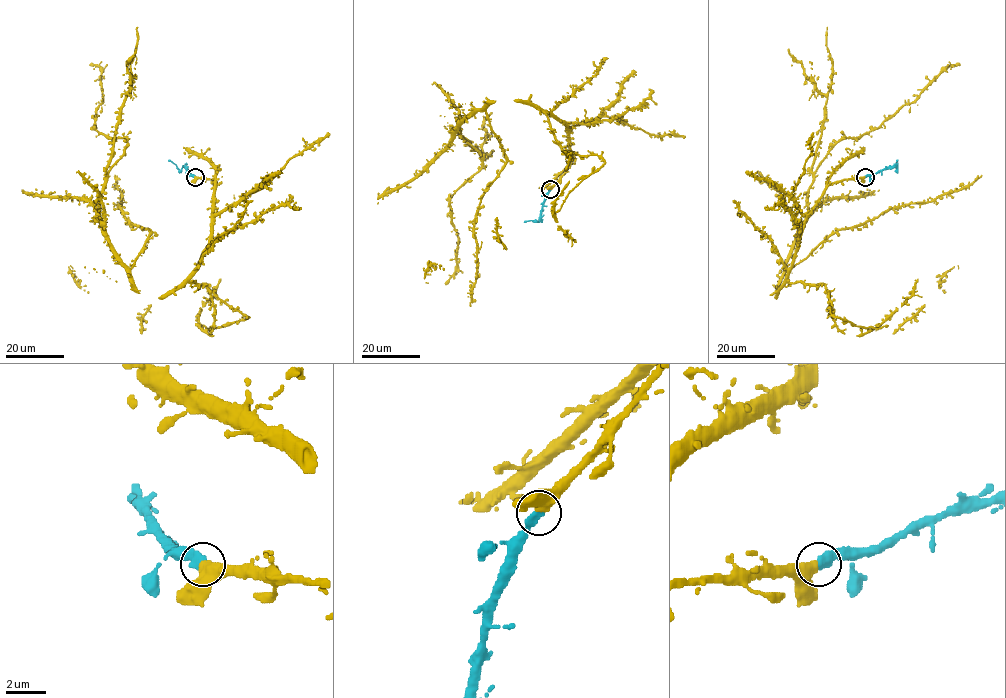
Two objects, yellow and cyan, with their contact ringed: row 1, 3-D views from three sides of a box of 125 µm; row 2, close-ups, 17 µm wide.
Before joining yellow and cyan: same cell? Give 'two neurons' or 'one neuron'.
one neuron

